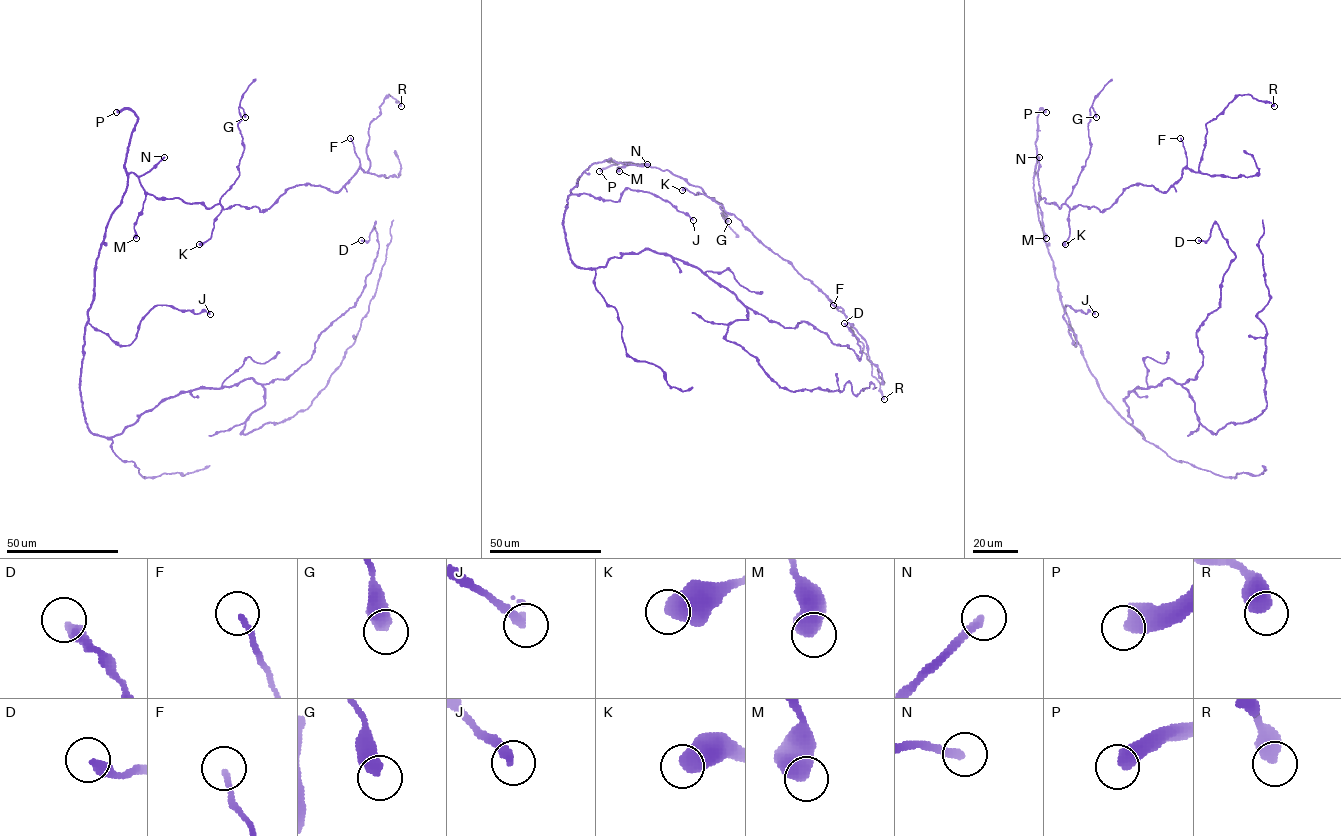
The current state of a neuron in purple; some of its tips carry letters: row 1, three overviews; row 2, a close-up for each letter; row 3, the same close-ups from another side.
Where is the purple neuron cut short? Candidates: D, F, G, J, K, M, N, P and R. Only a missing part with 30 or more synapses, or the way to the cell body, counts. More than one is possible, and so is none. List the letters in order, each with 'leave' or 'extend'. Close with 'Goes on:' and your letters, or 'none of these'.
D: leave
F: leave
G: leave
J: extend
K: leave
M: leave
N: extend
P: extend
R: leave
Goes on: J, N, P

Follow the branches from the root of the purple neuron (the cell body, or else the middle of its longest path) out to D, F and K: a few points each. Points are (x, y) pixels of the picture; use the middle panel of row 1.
D: (565, 211), (580, 267), (670, 255), (859, 360), (844, 323)
F: (565, 211), (571, 190), (593, 163), (611, 158), (626, 165), (670, 171), (733, 213), (843, 312), (833, 305)
K: (565, 211), (567, 197), (582, 174), (592, 163), (609, 158), (670, 171), (705, 194), (682, 190)

